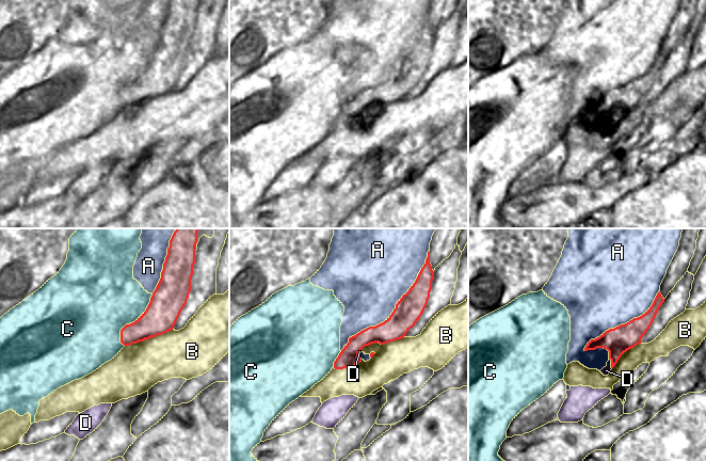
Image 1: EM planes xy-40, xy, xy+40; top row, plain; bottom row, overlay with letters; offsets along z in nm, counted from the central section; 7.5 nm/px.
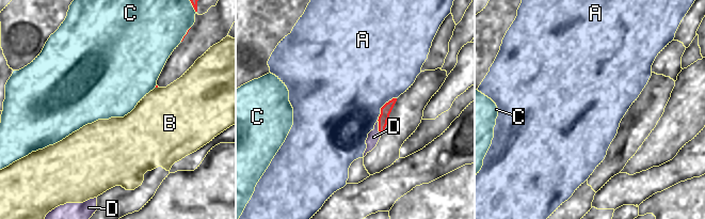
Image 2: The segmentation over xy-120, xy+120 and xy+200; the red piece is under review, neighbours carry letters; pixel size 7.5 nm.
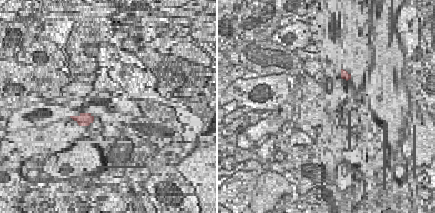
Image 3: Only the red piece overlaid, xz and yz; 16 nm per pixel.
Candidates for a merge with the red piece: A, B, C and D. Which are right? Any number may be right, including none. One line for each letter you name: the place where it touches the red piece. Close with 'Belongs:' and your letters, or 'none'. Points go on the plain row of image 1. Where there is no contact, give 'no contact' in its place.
D: meets red in xy+40 at (611, 124)
Belongs: D

